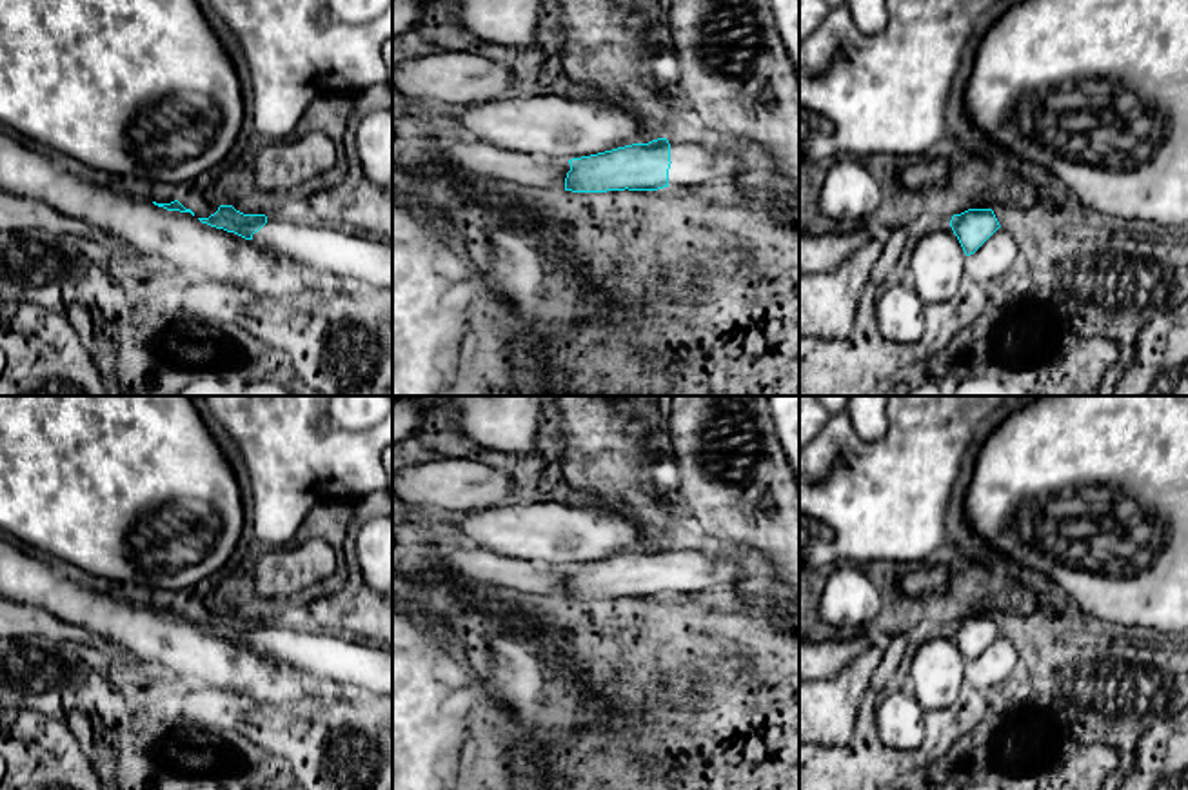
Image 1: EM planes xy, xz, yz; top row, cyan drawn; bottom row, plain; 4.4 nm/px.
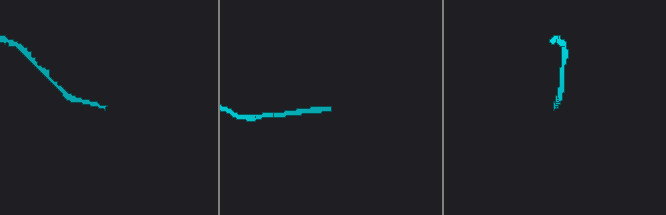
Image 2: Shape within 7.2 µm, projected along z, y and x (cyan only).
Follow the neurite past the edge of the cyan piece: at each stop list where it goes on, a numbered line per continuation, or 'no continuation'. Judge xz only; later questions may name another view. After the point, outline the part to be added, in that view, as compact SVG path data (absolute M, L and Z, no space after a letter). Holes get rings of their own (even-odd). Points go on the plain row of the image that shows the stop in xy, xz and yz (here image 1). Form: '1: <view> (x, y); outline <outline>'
1: xz (692, 571); outline M667 545L670 550L668 594L703 592L718 587L747 588L761 583L759 567L736 554L710 556Z

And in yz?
no continuation

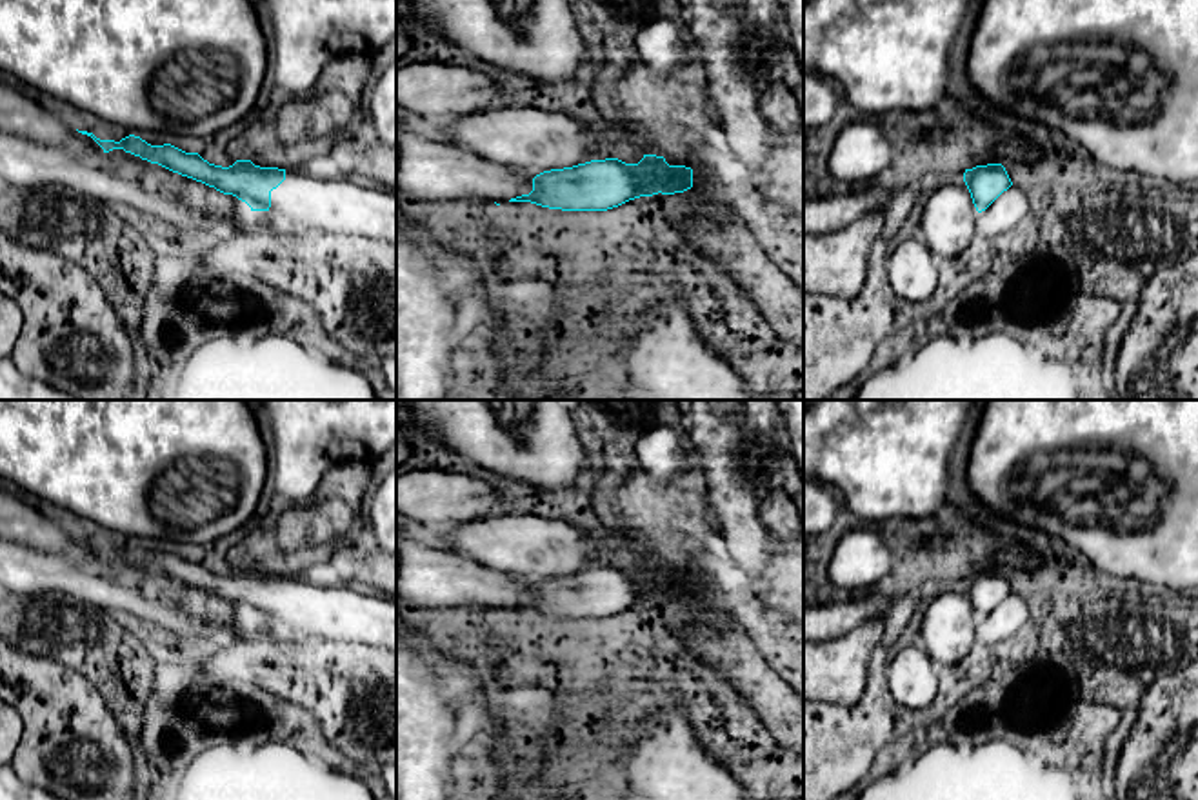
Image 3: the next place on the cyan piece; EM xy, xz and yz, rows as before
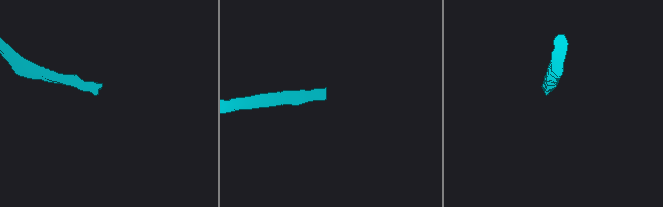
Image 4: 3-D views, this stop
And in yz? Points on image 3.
no continuation

